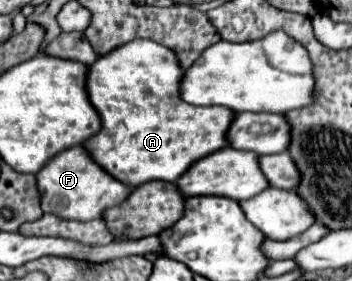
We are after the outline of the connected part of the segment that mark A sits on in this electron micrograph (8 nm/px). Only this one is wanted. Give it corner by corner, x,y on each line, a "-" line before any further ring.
129,41
113,49
111,53
99,57
89,65
87,73
87,95
93,107
101,117
101,131
89,141
83,143
93,161
103,167
111,177
119,179
127,187
137,187
141,183
159,179
159,181
177,181
181,173
185,173
195,161
201,157
225,147
225,129
229,121
233,121
235,113
229,109
217,107
195,107
179,99
179,83
183,77
183,69
177,65
177,59
169,49
153,43
153,41

